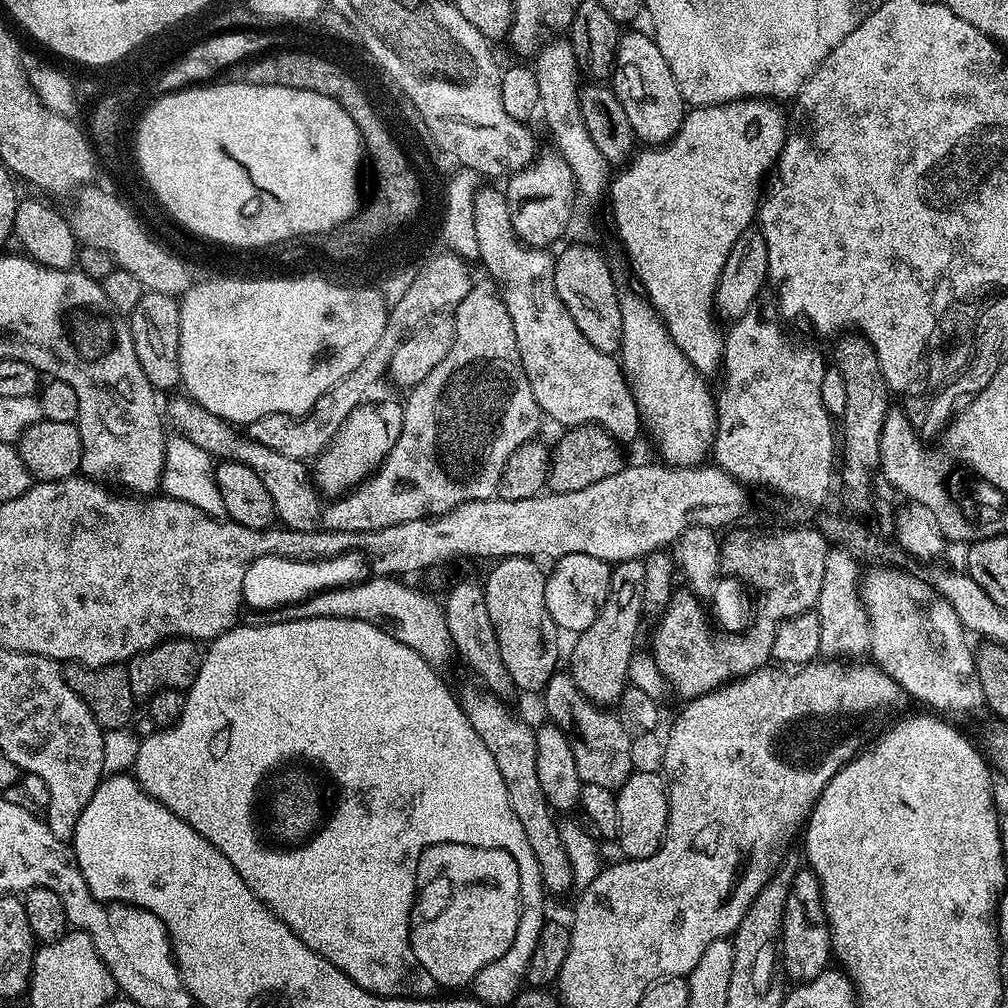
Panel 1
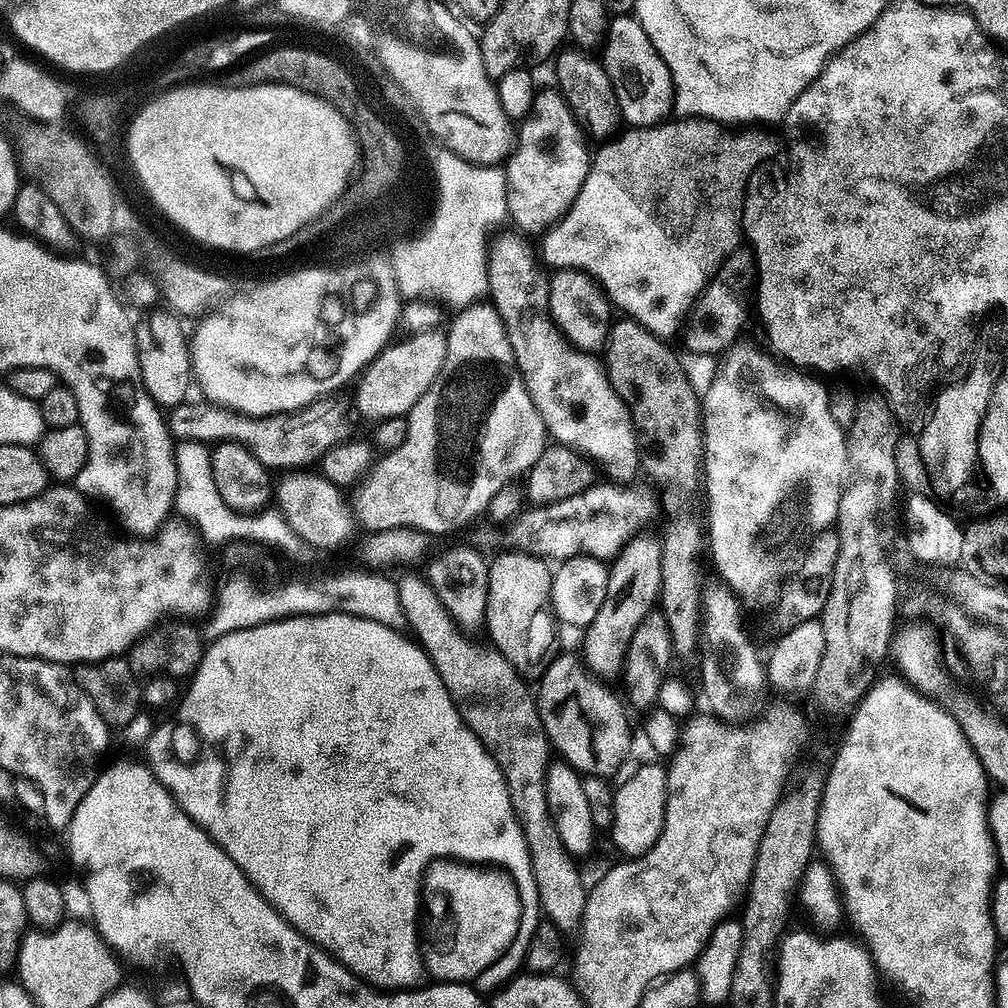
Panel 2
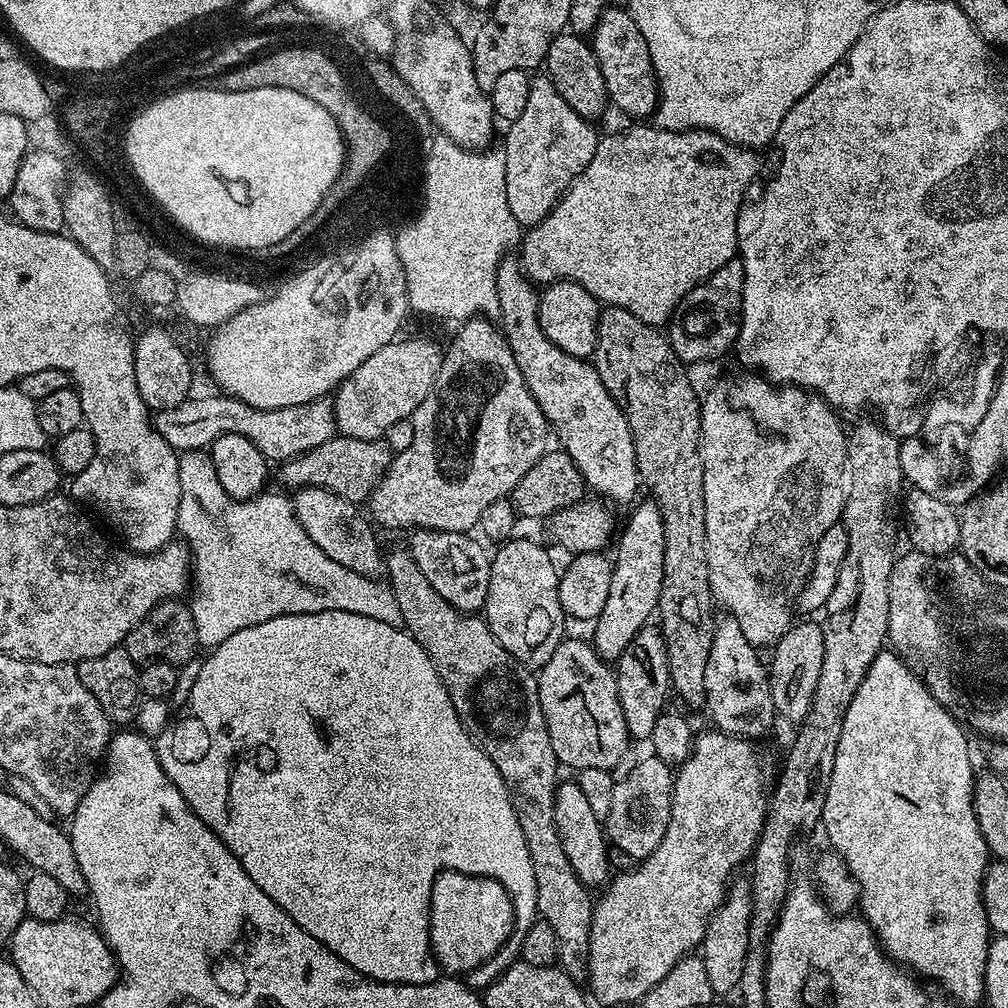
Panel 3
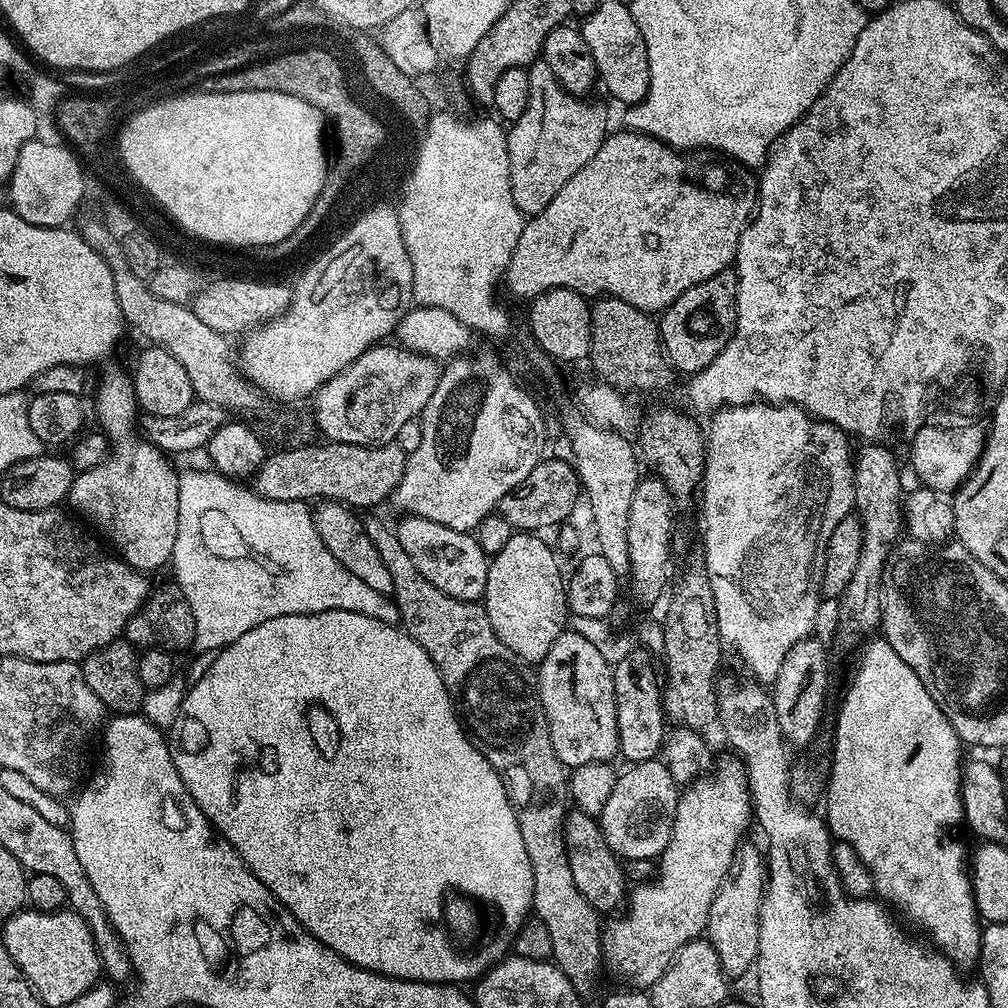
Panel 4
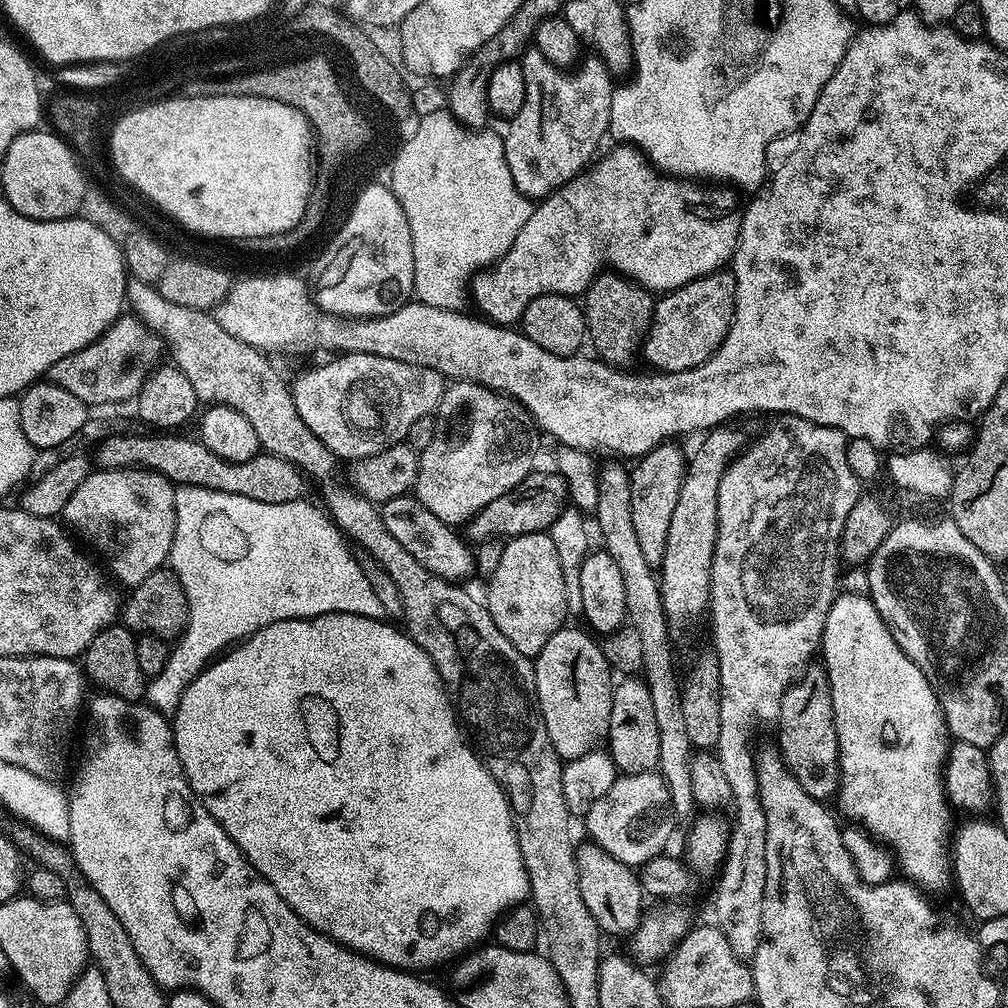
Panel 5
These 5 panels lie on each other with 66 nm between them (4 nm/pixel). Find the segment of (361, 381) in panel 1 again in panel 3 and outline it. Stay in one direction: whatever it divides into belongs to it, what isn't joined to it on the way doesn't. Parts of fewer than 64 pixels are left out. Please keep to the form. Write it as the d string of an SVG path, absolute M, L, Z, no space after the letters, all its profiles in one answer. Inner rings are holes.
M227 394L217 395L189 398L177 408L159 409L154 416L158 434L180 454L207 449L222 434L242 434L262 450L269 462L283 462L322 446L338 432L333 405L324 398L285 408L251 408Z

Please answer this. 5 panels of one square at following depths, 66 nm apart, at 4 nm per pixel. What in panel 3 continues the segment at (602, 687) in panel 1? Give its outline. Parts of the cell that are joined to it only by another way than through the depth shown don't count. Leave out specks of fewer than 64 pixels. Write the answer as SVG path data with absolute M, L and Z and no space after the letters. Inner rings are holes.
M654 502L640 504L632 512L624 533L620 536L620 545L612 560L610 594L606 594L606 606L597 614L594 621L590 643L600 659L616 662L630 646L640 630L653 619L659 606L659 594L656 588L662 588L664 573L664 523L660 508Z

